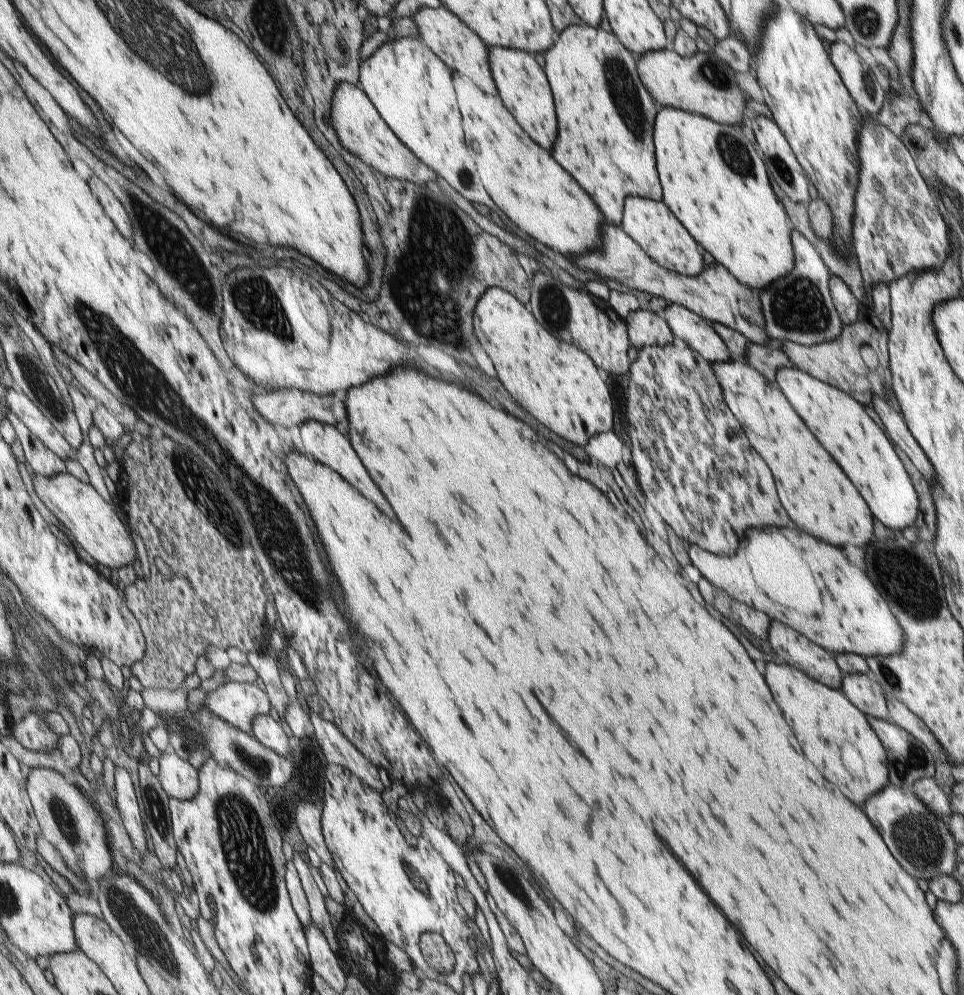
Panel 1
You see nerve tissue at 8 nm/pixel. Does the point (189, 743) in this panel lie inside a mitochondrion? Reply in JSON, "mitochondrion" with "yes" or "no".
{"mitochondrion":"yes"}

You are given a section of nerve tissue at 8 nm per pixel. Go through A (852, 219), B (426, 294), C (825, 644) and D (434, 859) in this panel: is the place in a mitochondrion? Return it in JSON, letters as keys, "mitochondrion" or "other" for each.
{"A":"other","B":"mitochondrion","C":"other","D":"other"}

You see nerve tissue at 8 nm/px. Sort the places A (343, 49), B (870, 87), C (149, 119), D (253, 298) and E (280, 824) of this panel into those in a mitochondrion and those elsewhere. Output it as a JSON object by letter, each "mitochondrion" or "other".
{"A":"other","B":"mitochondrion","C":"other","D":"mitochondrion","E":"mitochondrion"}

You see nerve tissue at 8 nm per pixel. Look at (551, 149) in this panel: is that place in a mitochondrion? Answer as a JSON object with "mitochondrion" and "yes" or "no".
{"mitochondrion":"no"}

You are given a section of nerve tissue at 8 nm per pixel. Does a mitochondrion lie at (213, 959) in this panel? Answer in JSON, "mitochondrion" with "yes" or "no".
{"mitochondrion":"no"}

